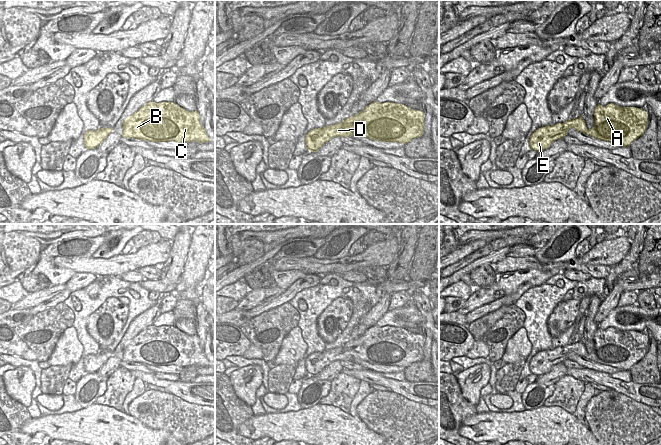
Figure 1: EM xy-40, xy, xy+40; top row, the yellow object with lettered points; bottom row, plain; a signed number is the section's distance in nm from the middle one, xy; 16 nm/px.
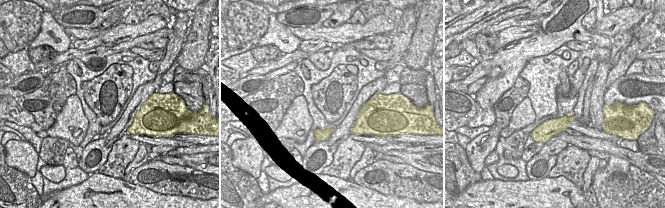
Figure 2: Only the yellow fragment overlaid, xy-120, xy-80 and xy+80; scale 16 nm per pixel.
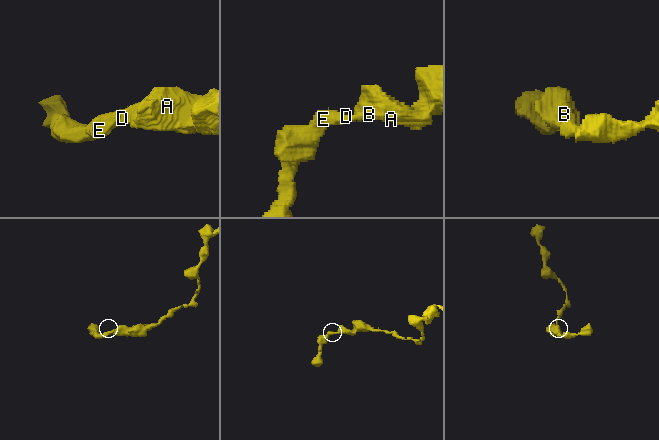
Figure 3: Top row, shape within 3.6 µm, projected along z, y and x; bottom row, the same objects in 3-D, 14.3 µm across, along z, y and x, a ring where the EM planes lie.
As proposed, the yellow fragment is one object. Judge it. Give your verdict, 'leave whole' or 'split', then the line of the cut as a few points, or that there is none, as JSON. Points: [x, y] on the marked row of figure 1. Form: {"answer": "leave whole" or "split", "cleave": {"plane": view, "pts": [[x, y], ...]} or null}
{"answer": "leave whole", "cleave": null}

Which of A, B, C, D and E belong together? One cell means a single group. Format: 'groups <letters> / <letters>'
groups A B C D E

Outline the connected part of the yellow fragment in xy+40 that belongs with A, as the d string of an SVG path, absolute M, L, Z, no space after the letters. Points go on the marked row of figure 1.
M598 103L594 110L594 120L592 129L587 128L583 115L563 123L538 128L531 134L529 145L532 150L540 152L574 128L599 140L629 147L645 133L648 113L642 108L620 107L614 103L602 106Z

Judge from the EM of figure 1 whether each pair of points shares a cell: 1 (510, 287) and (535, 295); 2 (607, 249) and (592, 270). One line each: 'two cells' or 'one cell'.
1: two cells
2: two cells

